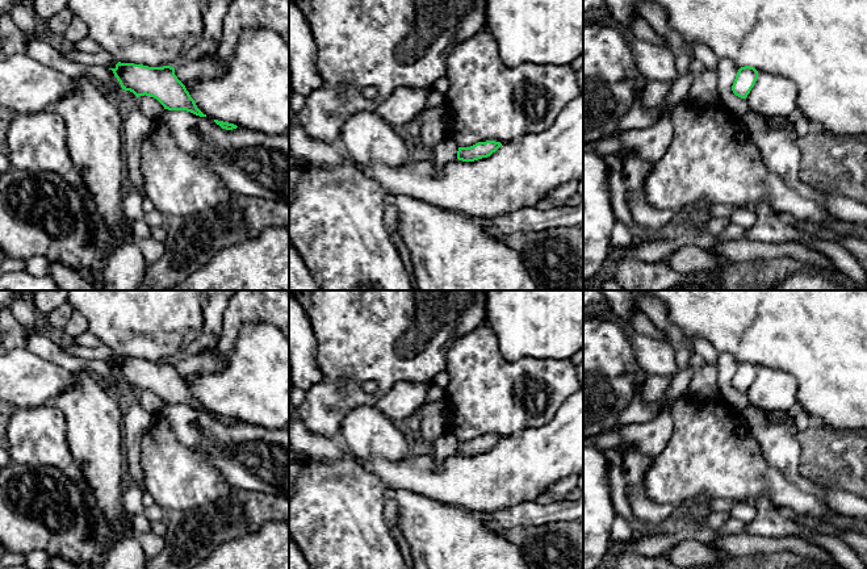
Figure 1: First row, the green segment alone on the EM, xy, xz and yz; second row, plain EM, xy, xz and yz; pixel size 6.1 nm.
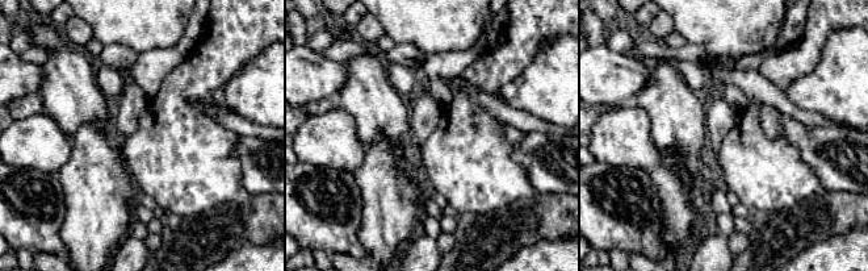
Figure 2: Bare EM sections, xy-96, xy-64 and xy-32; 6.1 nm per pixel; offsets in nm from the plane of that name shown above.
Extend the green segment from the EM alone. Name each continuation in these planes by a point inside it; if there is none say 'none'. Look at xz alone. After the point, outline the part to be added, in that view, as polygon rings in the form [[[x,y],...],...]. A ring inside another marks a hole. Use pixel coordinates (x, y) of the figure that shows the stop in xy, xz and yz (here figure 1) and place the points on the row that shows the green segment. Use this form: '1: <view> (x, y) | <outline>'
none

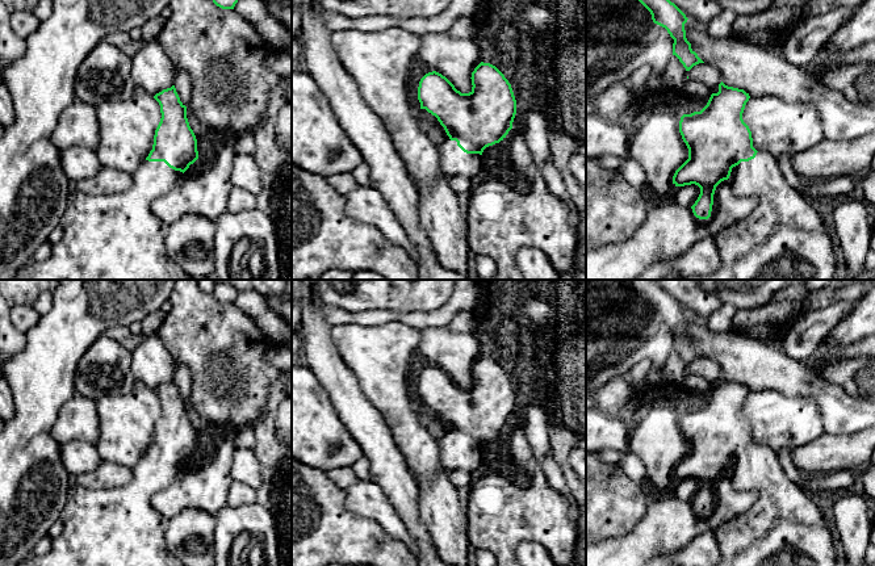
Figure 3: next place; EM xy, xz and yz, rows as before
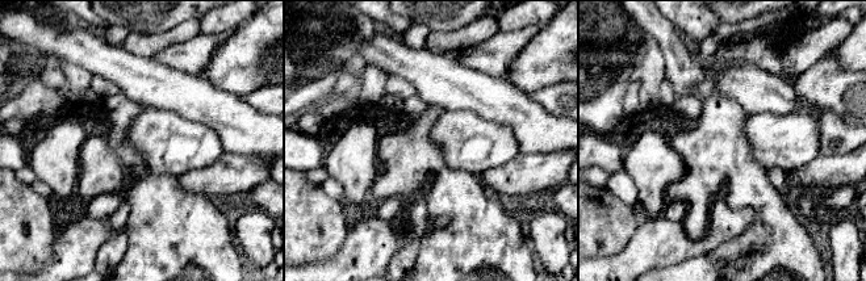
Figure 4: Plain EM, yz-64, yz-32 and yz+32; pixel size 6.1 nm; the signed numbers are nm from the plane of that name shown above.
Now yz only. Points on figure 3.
1: yz (785, 238) | [[[758,151],[754,159],[741,162],[732,168],[727,181],[736,197],[755,197],[758,205],[750,215],[725,227],[717,235],[720,267],[713,273],[683,280],[834,280],[837,264],[830,235],[822,223],[821,209],[807,198],[803,188],[794,188],[787,183],[778,160],[771,154]]]

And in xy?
1: xy (114, 235) | [[[145,160],[131,173],[133,185],[122,193],[87,194],[80,190],[70,193],[59,223],[63,230],[60,242],[54,244],[46,260],[29,263],[14,280],[192,280],[167,256],[166,238],[169,226],[151,210],[152,202],[168,193],[183,175],[164,162]]]

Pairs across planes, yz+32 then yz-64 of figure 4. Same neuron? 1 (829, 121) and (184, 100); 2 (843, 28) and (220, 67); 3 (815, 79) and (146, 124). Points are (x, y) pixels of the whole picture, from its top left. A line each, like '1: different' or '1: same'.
1: same
2: different
3: same

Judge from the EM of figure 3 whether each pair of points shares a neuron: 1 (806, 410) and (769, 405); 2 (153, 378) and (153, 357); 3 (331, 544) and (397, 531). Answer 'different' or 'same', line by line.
1: same
2: same
3: different

